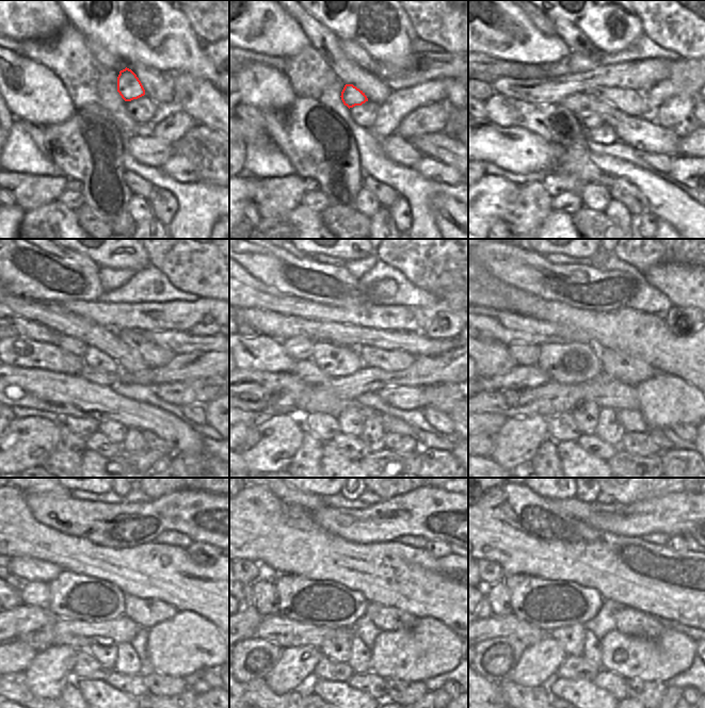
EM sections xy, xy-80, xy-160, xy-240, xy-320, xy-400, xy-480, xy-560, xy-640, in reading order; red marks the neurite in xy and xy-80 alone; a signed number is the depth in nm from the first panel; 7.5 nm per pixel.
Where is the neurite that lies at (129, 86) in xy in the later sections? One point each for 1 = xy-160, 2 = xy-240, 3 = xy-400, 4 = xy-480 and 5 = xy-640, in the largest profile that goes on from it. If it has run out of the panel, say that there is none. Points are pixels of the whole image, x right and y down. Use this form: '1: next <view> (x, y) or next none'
1: next xy-160 (578, 101)
2: next xy-240 (74, 346)
3: next xy-400 (524, 354)
4: next xy-480 (33, 593)
5: next xy-640 (497, 594)

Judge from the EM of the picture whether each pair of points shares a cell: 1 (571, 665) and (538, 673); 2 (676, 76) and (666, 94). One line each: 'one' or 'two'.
1: two
2: two

